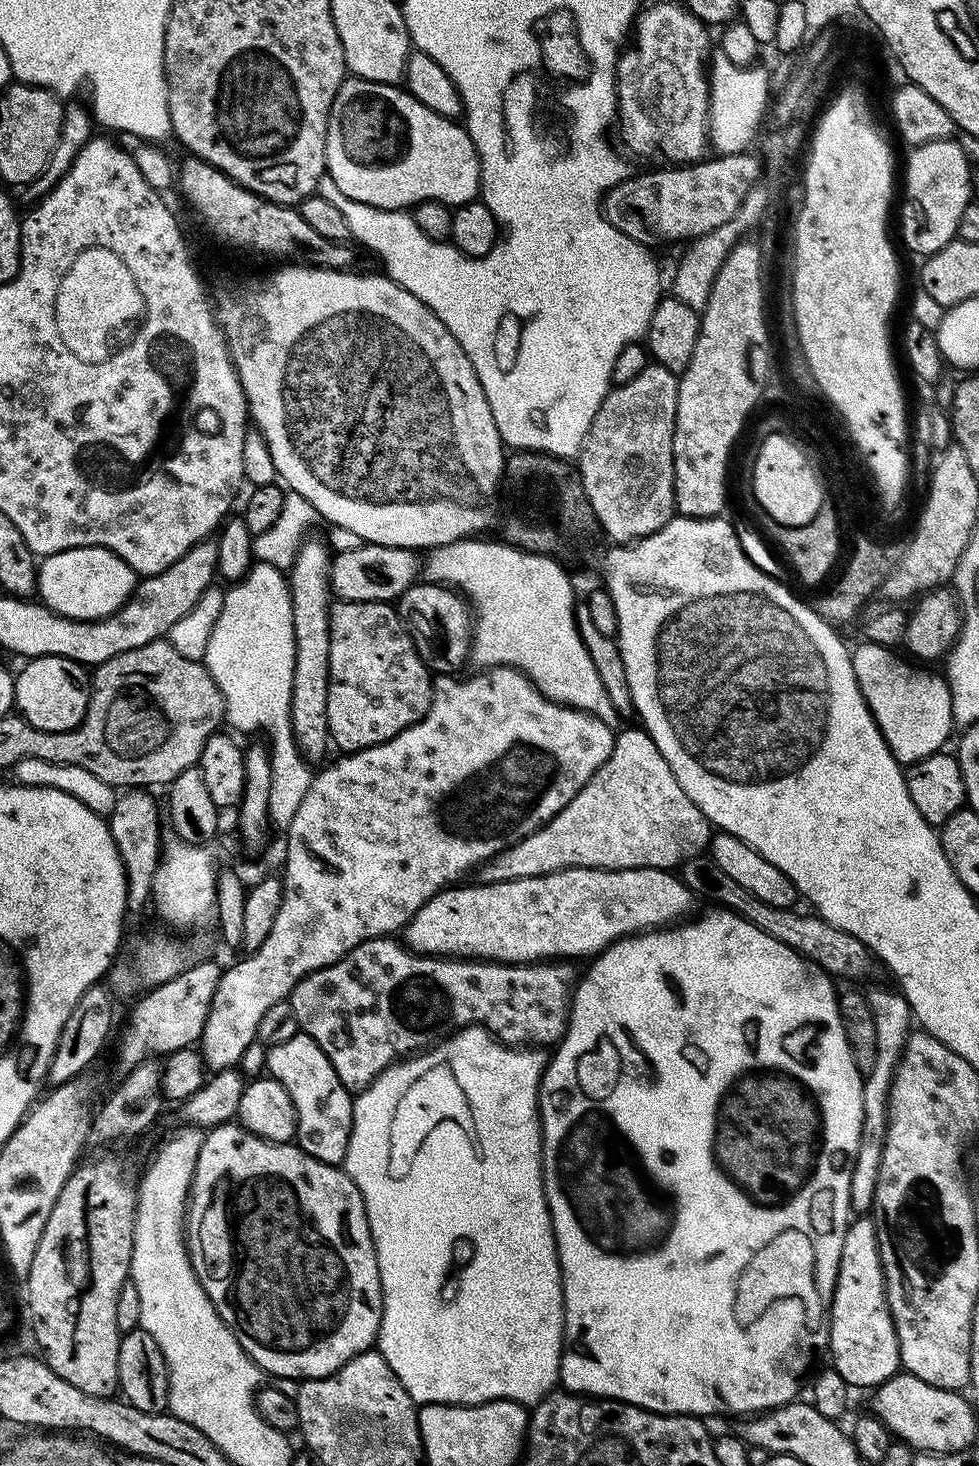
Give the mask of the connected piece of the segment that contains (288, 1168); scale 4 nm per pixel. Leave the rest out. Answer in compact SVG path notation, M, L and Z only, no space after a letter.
M229 1122L216 1126L205 1135L202 1150L198 1154L196 1169L192 1175L190 1193L190 1215L186 1220L186 1243L188 1257L194 1274L206 1290L210 1302L218 1310L222 1322L238 1338L245 1354L260 1367L261 1373L268 1372L280 1380L317 1380L337 1372L346 1362L350 1362L360 1352L367 1352L377 1343L384 1309L382 1282L378 1270L376 1247L372 1241L372 1231L368 1225L368 1215L362 1202L358 1186L344 1171L343 1167L324 1164L307 1156L295 1143L270 1144L252 1132L241 1128L239 1123Z

